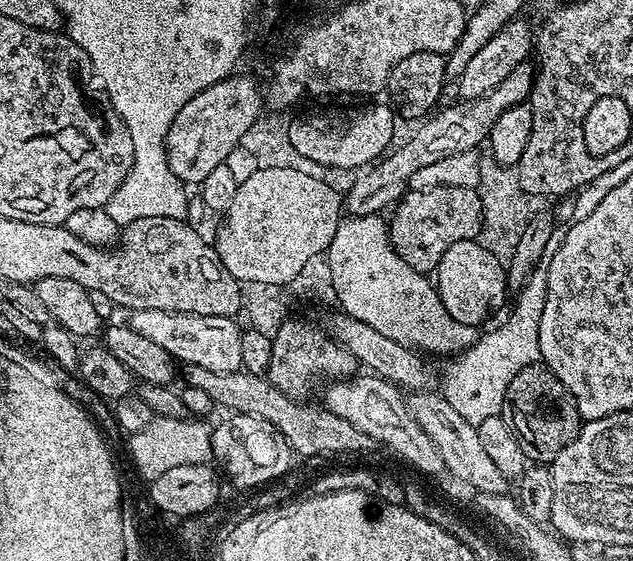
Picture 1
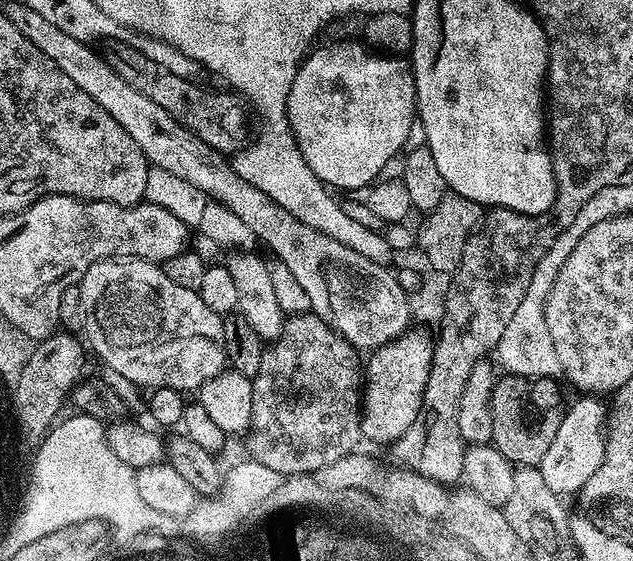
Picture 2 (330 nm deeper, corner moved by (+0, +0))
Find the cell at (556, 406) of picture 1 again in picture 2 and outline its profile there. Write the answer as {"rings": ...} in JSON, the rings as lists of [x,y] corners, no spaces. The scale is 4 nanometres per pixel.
{"rings":[[[505,375],[503,378],[497,379],[494,390],[492,391],[492,444],[508,460],[512,466],[538,466],[542,462],[542,458],[546,458],[546,450],[550,450],[550,446],[554,442],[554,434],[558,434],[558,426],[562,419],[562,404],[560,408],[560,392],[555,388],[555,383],[541,382],[536,378],[527,376]]]}

